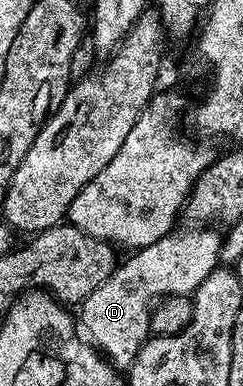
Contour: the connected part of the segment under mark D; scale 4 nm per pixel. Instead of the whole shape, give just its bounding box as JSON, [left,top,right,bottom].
[80,228,222,368]

